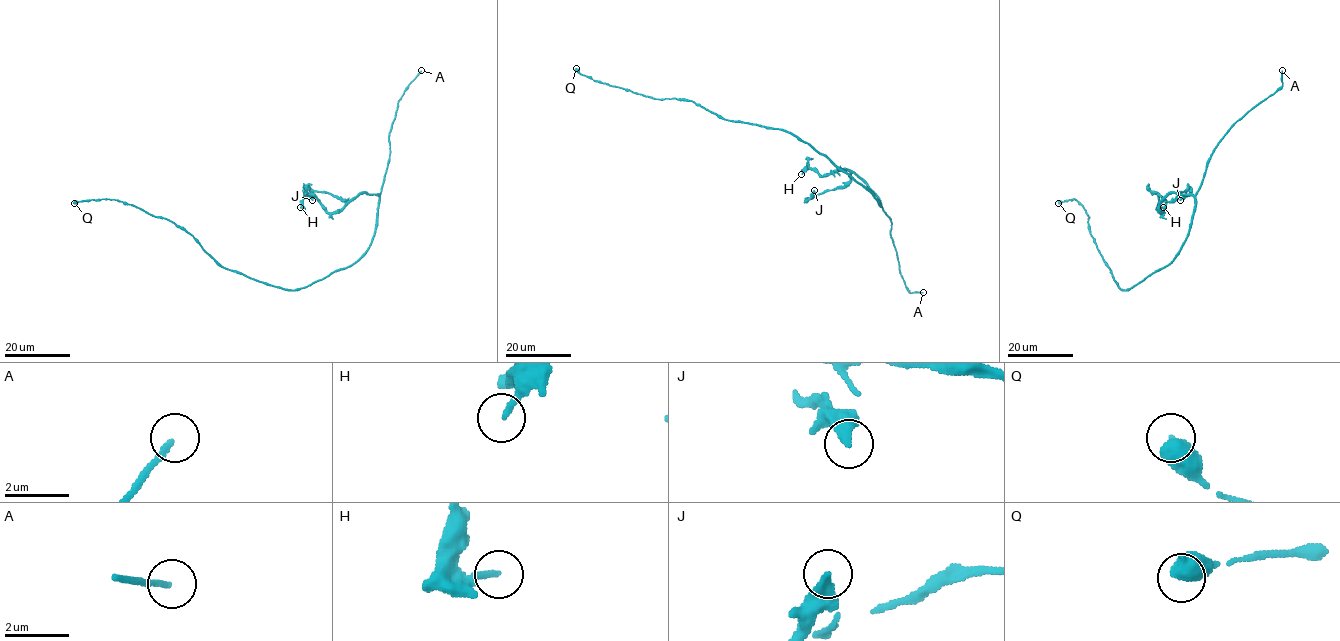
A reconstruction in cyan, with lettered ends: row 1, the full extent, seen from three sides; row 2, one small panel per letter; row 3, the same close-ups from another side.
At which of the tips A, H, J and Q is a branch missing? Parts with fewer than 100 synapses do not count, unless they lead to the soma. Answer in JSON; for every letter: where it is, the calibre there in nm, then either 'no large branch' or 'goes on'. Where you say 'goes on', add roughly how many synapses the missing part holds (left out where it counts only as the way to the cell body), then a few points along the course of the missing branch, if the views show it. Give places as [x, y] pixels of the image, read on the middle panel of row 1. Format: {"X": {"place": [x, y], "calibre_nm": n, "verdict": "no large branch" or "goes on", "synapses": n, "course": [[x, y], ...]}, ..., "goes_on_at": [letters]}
{"A": {"place": [923, 292], "calibre_nm": 150, "verdict": "goes on", "synapses": 130}, "H": {"place": [801, 174], "calibre_nm": 200, "verdict": "no large branch"}, "J": {"place": [814, 190], "calibre_nm": 300, "verdict": "no large branch"}, "Q": {"place": [576, 68], "calibre_nm": 650, "verdict": "no large branch"}, "goes_on_at": ["A"]}

